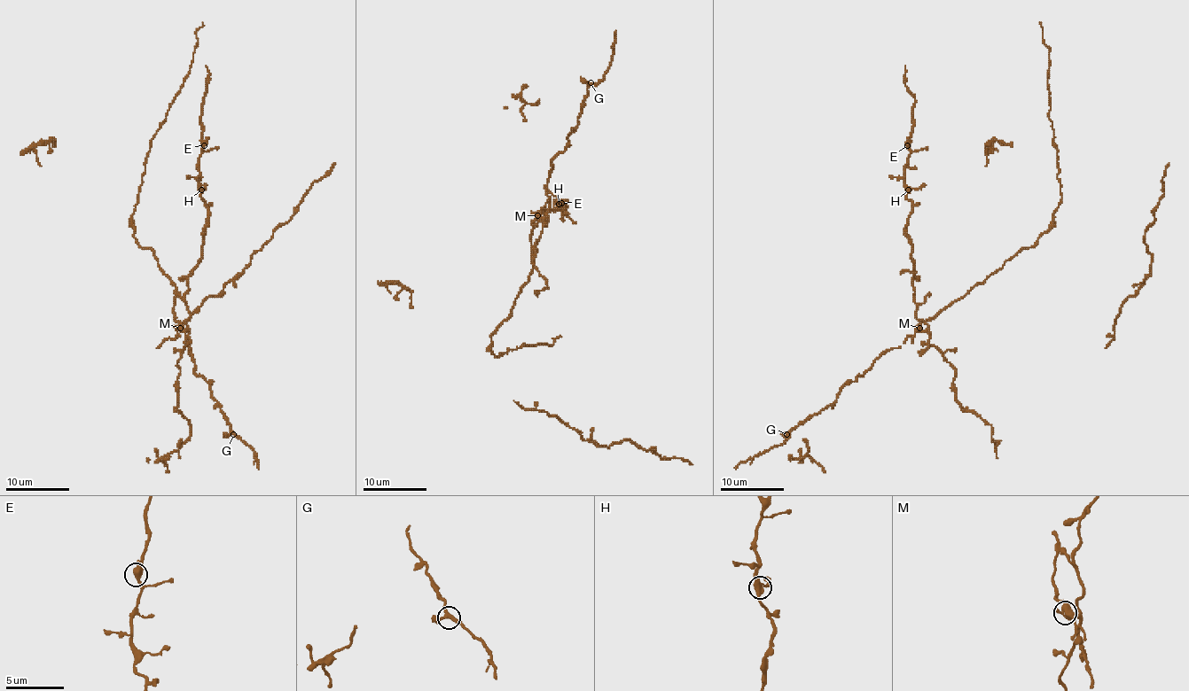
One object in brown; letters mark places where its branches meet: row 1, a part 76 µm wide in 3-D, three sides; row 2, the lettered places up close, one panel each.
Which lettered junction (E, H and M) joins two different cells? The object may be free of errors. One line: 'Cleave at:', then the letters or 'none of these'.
Cleave at: M

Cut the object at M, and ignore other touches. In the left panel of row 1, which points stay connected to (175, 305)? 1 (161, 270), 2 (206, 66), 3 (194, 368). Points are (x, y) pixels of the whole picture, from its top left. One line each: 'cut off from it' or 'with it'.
1: with it
2: cut off from it
3: with it

